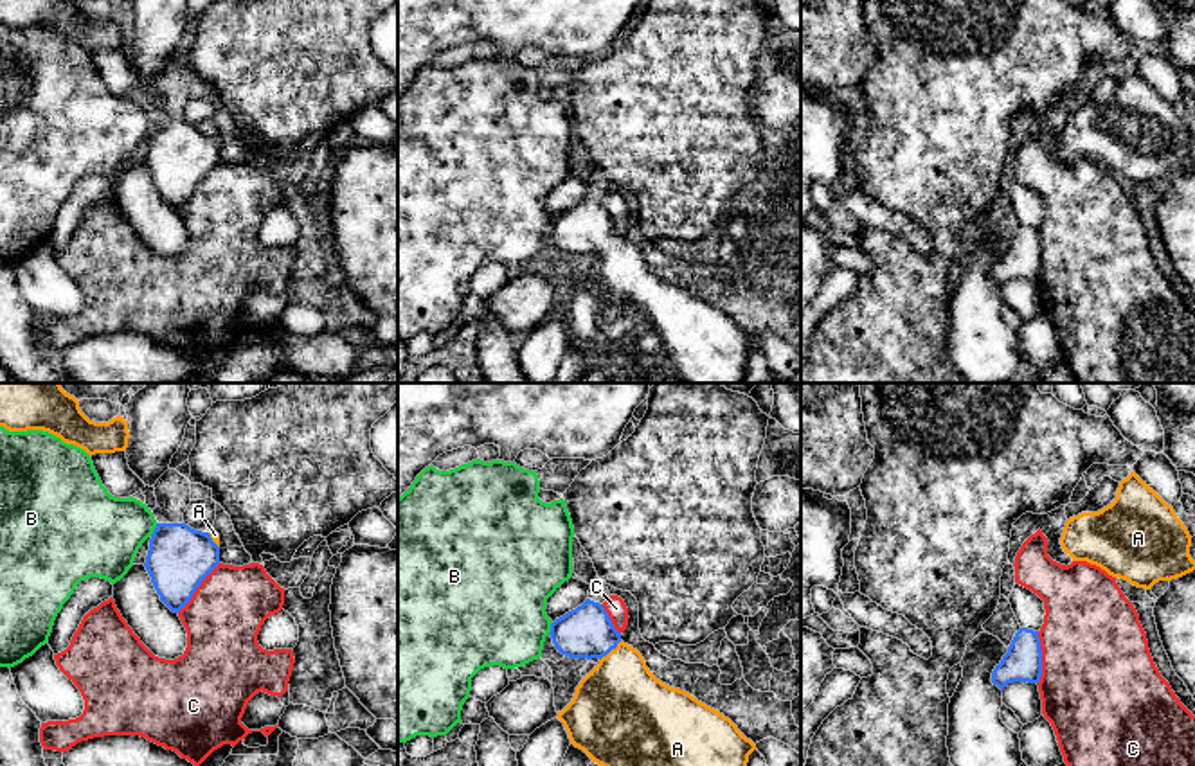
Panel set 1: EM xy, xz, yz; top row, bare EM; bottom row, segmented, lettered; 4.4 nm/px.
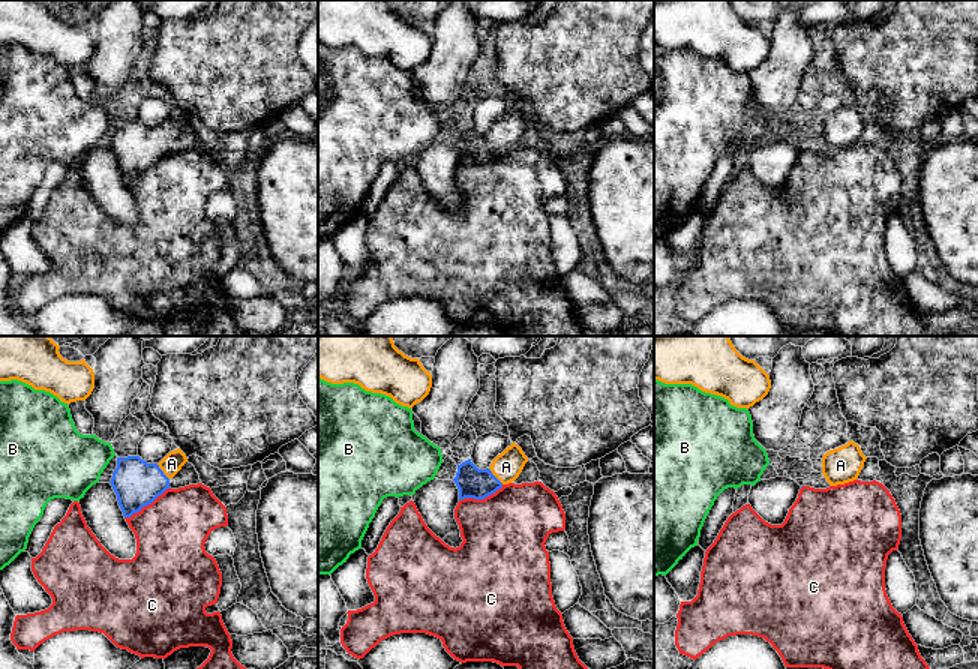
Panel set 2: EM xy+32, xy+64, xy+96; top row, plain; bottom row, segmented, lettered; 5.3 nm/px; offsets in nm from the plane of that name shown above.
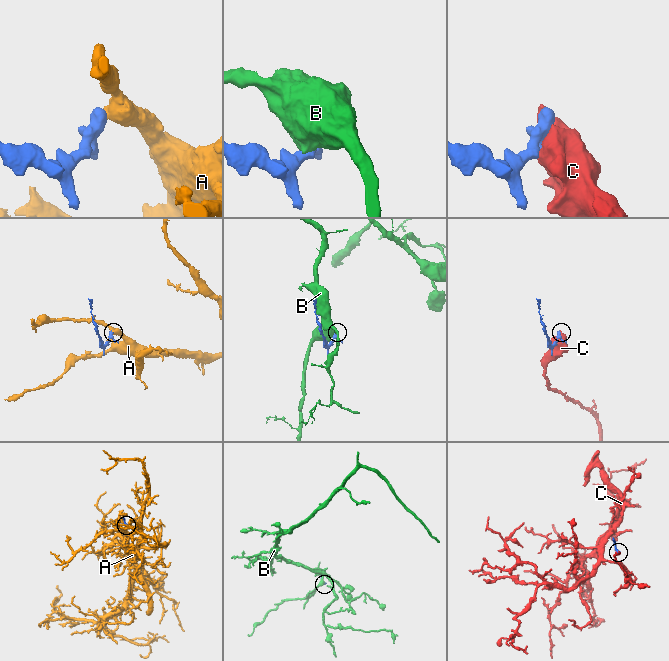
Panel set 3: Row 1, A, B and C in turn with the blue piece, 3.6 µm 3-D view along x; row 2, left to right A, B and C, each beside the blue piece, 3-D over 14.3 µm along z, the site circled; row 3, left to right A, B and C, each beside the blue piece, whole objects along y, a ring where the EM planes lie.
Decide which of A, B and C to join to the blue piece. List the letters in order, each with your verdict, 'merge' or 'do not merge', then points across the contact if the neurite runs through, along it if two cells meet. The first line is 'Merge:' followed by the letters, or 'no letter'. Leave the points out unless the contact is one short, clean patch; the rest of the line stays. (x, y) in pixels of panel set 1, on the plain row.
Merge: A
A: merge; runs through xz (587, 229), (610, 247), (619, 261), (619, 301)
B: do not merge
C: do not merge

